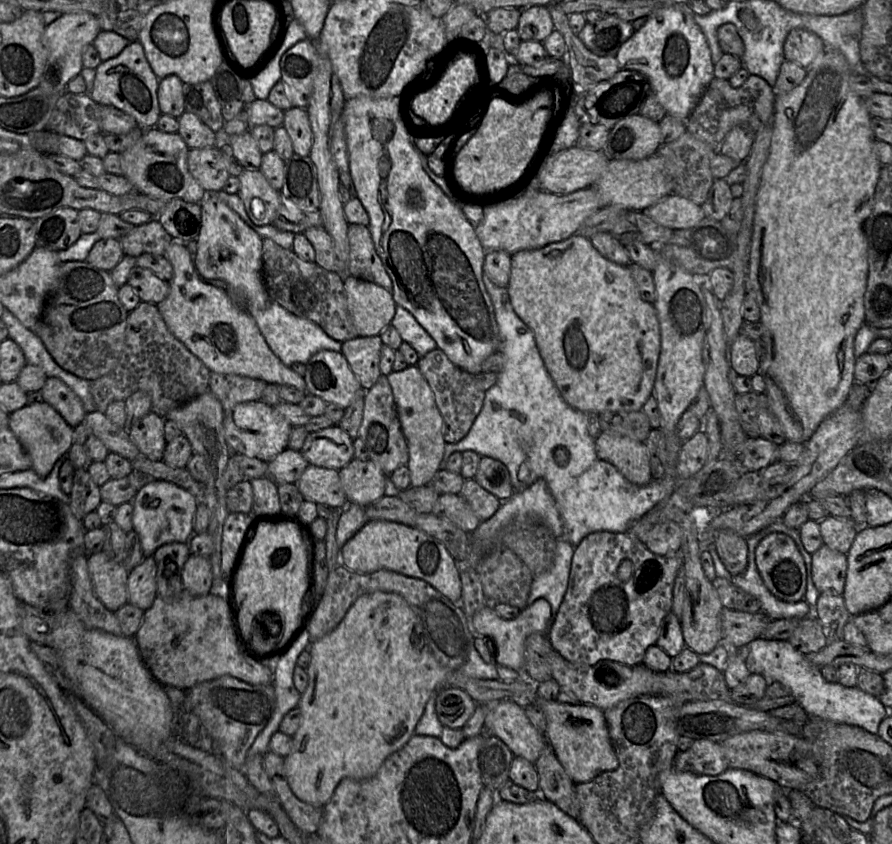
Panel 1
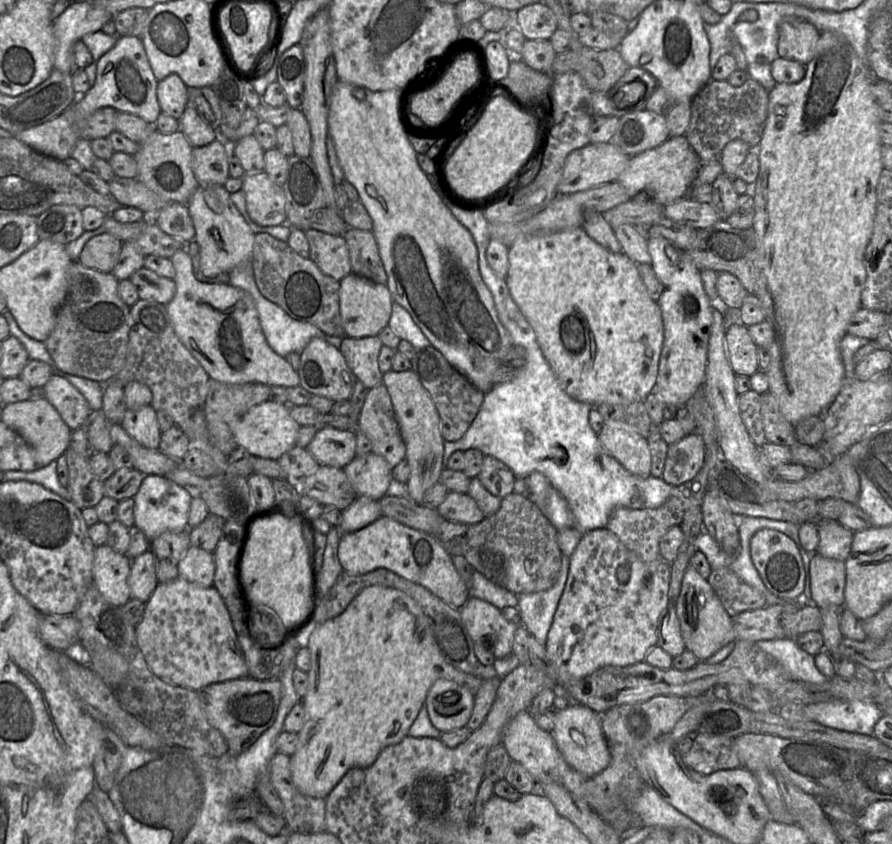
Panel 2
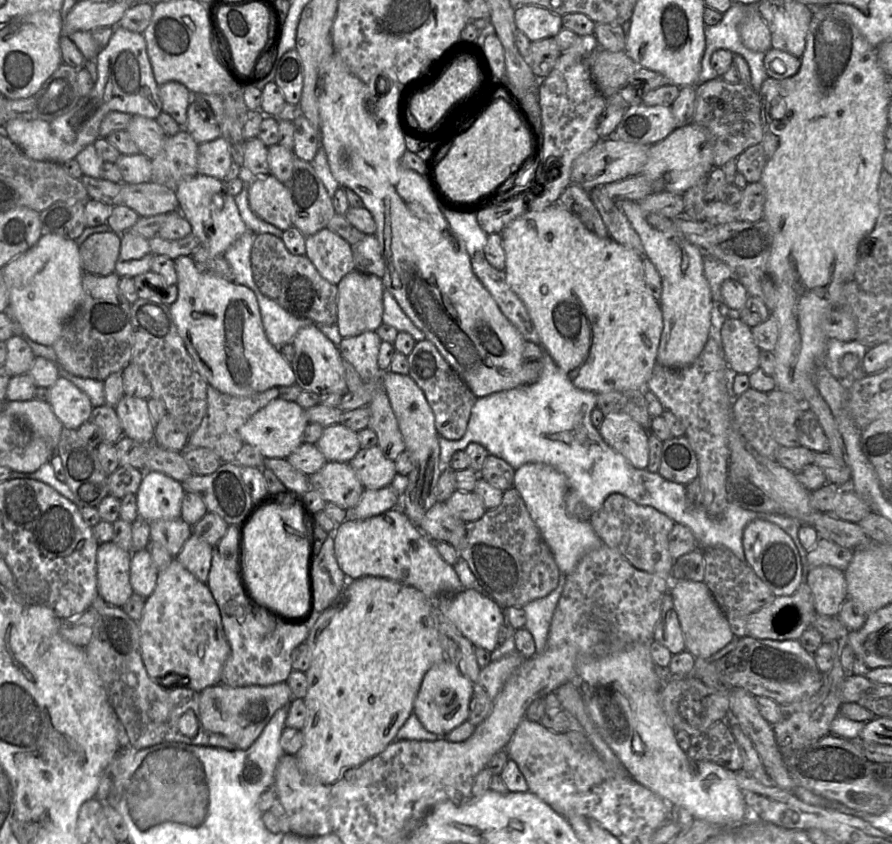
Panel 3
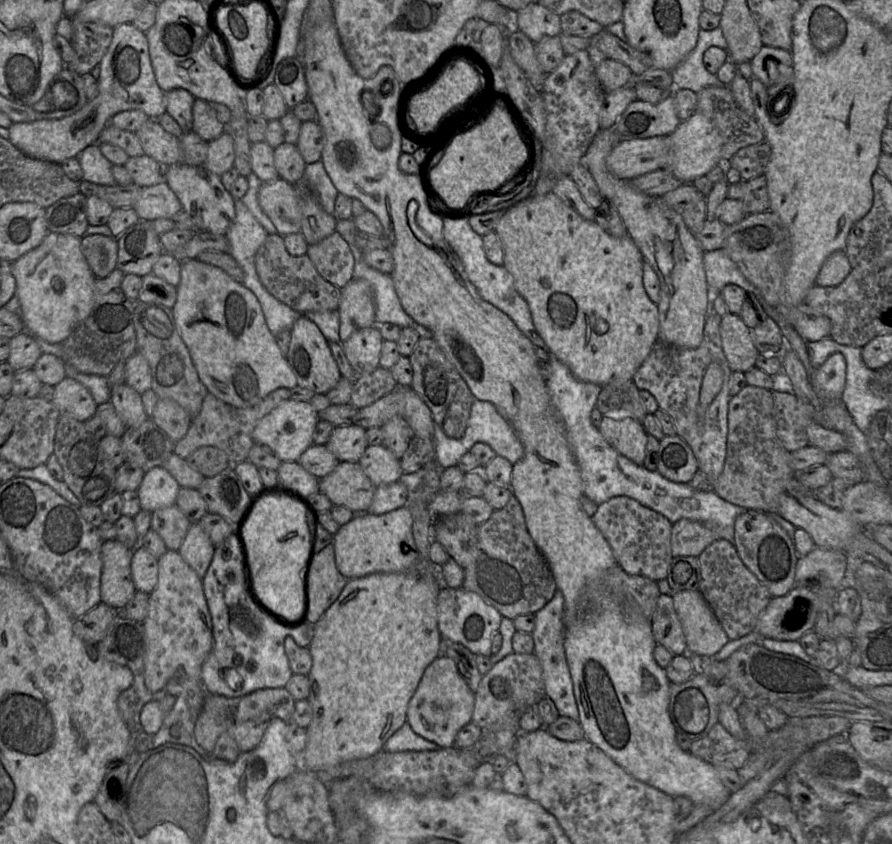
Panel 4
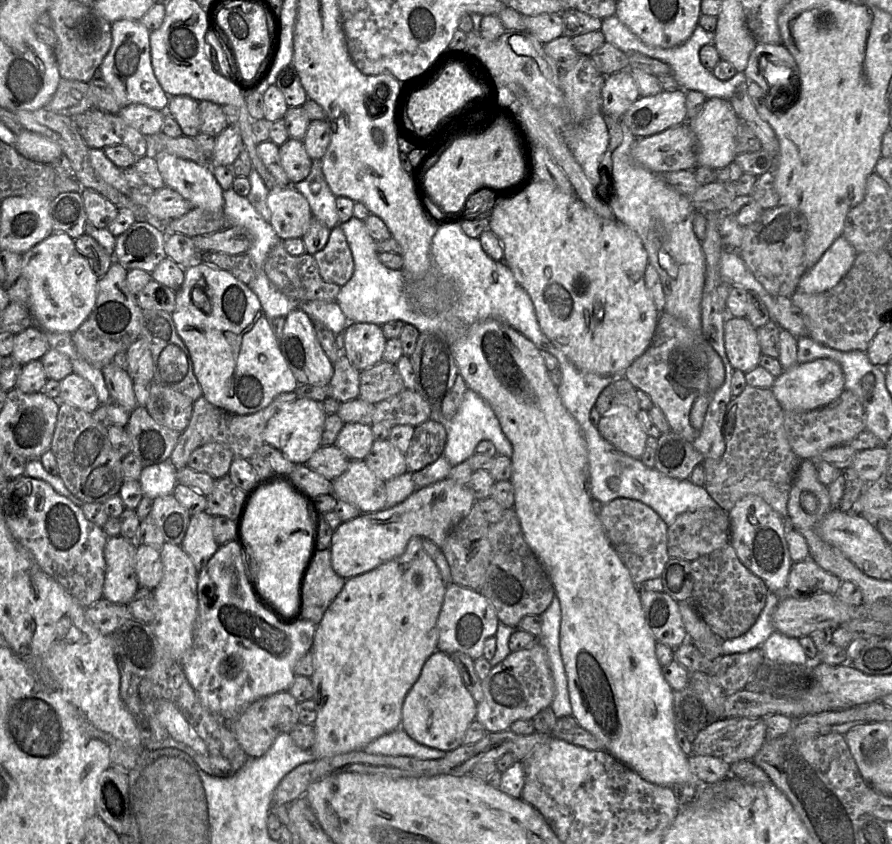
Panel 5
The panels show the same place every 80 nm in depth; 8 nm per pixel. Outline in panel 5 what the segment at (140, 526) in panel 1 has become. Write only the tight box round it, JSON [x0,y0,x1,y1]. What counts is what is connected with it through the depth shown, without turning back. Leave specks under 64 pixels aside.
[139,461,177,499]

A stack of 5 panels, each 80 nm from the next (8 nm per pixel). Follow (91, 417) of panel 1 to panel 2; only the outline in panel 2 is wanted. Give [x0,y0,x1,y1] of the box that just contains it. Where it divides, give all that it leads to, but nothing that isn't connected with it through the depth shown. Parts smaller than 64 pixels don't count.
[110,424,181,476]

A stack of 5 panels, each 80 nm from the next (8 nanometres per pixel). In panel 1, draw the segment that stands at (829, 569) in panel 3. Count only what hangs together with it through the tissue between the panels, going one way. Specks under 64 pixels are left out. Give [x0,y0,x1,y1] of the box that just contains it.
[812,544,847,595]

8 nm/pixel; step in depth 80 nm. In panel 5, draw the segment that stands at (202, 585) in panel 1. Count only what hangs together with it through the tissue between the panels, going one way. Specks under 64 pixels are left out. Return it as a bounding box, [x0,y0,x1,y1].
[181,511,219,572]

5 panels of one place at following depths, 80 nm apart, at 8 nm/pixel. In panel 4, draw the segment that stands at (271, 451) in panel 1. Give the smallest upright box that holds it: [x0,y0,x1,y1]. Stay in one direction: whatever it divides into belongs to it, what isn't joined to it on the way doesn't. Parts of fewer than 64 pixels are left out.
[252,401,319,461]

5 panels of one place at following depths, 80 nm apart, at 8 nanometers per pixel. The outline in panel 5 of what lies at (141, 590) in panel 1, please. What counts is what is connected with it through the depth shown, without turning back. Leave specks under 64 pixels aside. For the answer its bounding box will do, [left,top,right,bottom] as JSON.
[135,543,163,589]

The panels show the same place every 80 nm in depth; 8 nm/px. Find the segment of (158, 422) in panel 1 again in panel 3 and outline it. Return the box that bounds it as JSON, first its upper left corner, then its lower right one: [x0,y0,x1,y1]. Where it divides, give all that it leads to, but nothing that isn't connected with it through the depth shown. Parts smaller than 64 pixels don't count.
[115,395,155,443]

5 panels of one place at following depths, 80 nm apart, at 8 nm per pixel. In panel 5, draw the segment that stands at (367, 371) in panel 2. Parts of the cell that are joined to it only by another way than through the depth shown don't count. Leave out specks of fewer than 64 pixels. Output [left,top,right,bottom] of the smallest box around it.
[344,323,386,372]

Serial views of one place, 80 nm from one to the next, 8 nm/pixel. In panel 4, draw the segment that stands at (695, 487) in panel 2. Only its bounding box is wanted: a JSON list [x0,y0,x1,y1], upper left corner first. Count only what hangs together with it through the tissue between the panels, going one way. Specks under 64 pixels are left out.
[592,496,672,581]

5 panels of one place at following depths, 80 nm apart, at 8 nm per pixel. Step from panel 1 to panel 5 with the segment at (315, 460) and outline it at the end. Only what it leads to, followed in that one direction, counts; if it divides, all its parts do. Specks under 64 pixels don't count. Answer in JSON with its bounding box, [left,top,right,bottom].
[334,423,374,460]

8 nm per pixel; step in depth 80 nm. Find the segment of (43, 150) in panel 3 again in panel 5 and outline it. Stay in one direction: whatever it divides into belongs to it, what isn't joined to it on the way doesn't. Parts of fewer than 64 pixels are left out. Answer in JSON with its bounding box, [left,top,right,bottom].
[14,20,170,164]

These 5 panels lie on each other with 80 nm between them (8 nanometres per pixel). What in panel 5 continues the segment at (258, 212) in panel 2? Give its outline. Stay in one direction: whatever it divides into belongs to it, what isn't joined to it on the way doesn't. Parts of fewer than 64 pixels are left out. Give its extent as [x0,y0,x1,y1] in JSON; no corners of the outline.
[267,185,313,240]

